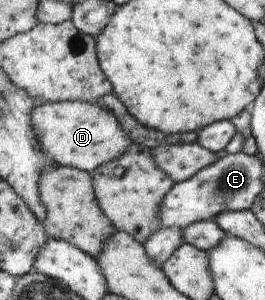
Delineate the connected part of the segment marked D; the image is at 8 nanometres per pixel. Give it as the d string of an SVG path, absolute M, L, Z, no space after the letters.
M80 100L48 102L33 113L33 125L41 146L62 166L72 166L90 173L121 158L134 143L119 117L100 103Z

